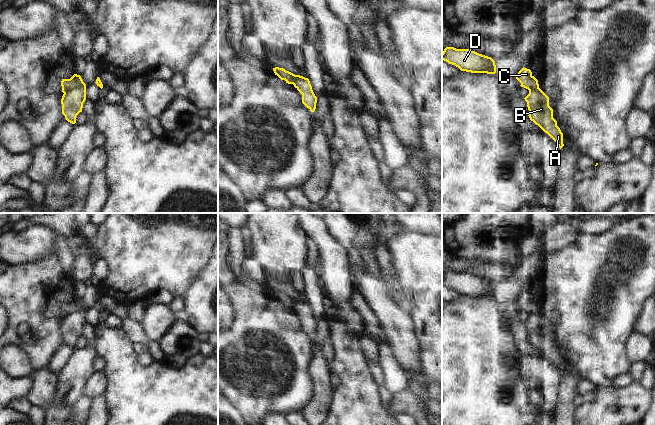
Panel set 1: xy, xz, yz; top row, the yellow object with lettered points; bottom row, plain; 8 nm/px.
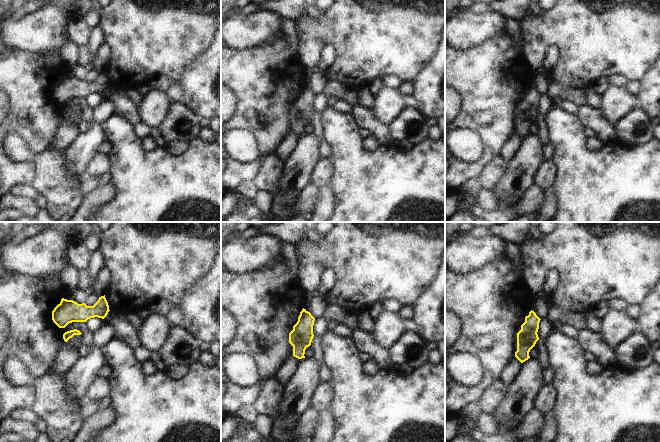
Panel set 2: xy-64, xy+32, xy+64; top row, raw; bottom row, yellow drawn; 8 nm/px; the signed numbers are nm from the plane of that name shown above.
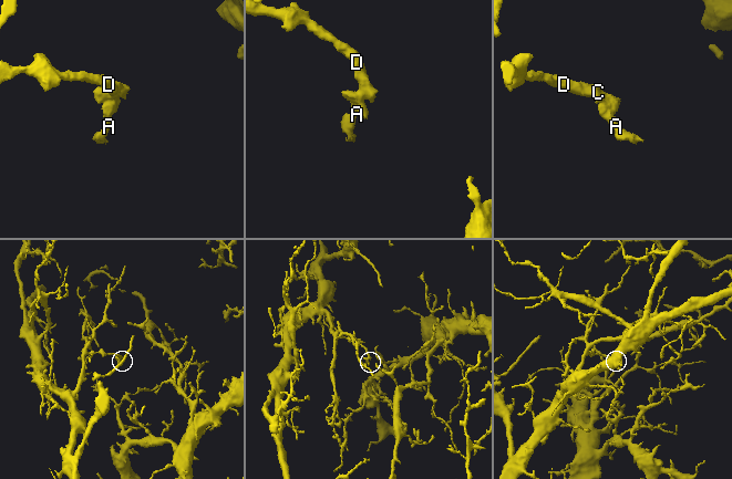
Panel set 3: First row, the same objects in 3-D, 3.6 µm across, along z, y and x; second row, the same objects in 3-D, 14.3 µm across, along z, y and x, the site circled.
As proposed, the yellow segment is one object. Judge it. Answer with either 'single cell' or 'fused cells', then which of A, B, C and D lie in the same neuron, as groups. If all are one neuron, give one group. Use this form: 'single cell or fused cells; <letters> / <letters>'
fused cells; A B / C D

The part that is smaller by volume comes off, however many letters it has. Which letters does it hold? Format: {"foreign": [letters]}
{"foreign": ["A", "B"]}

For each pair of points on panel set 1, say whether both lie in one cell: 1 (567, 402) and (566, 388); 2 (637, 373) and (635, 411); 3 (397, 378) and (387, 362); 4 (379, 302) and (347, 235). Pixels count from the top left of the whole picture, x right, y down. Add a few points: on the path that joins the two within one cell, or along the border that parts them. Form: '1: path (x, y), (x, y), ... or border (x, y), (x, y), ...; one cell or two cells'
1: path (566, 399), (566, 391); one cell
2: border (633, 380), (640, 381); two cells
3: path (394, 374), (390, 366); one cell
4: border (357, 249), (347, 250); two cells

